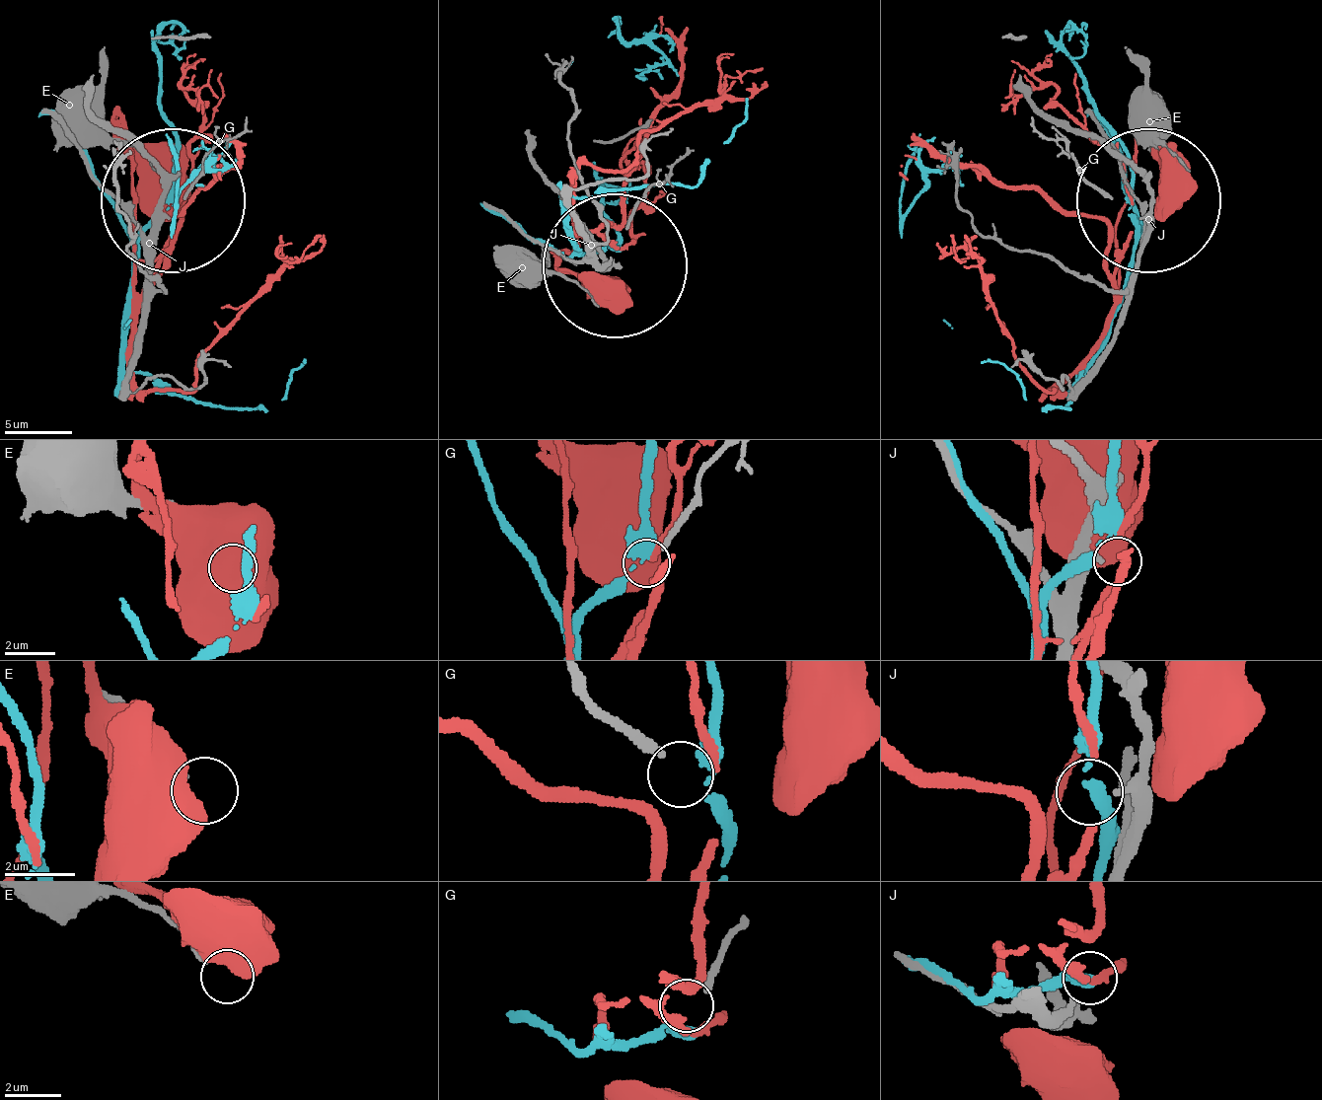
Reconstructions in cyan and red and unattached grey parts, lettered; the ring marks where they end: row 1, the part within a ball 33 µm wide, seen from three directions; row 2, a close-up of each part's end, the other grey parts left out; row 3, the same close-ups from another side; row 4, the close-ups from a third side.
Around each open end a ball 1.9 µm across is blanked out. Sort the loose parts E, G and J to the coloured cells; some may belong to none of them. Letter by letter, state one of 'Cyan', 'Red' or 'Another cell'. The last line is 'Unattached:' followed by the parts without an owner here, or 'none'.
E: Another cell
G: Cyan
J: Another cell
Unattached: E, J

